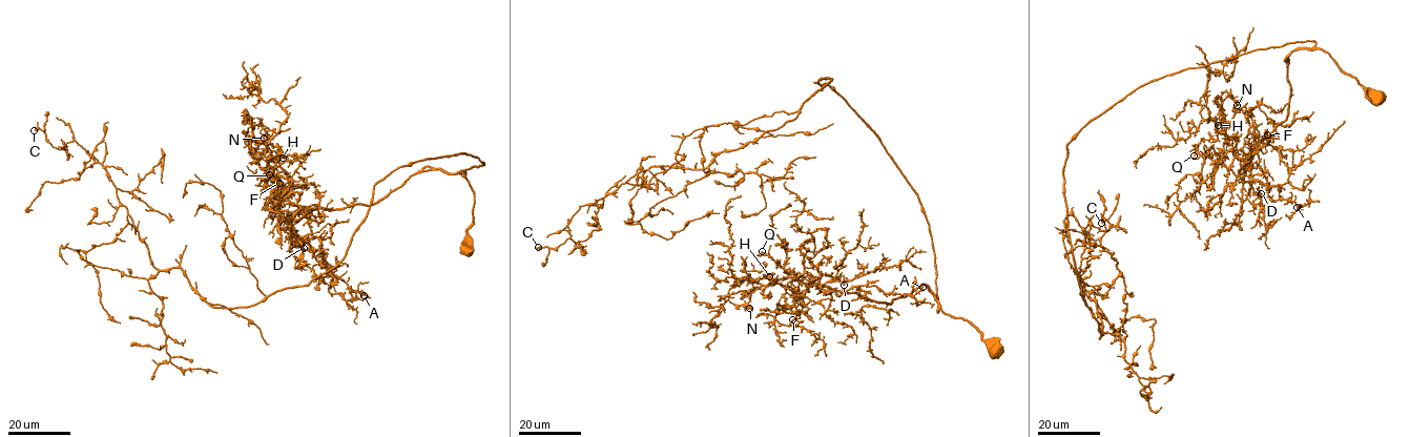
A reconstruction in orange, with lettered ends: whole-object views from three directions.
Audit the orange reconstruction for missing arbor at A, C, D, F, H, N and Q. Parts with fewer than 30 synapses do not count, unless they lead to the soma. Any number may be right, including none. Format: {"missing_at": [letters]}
{"missing_at": ["Q"]}

